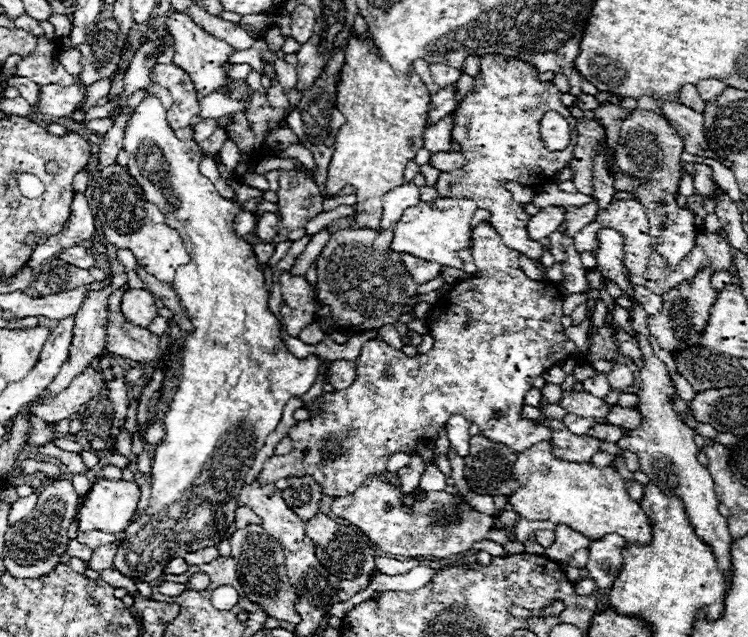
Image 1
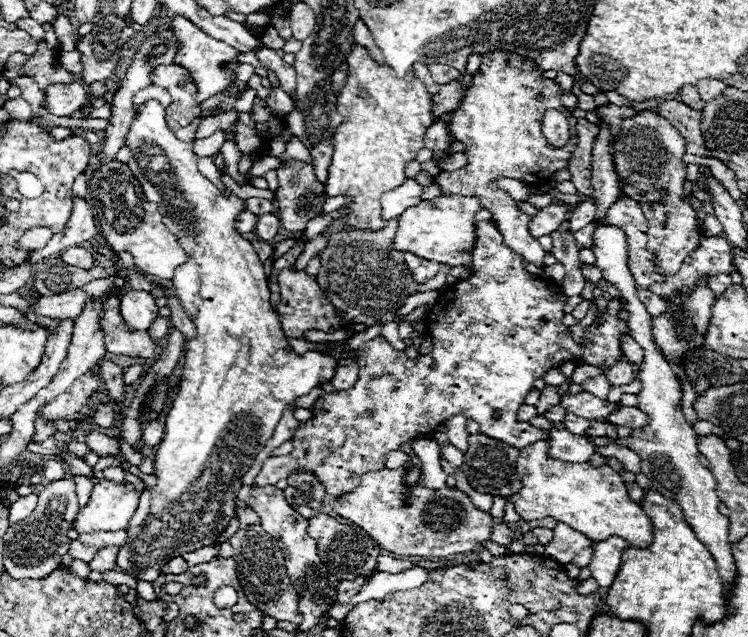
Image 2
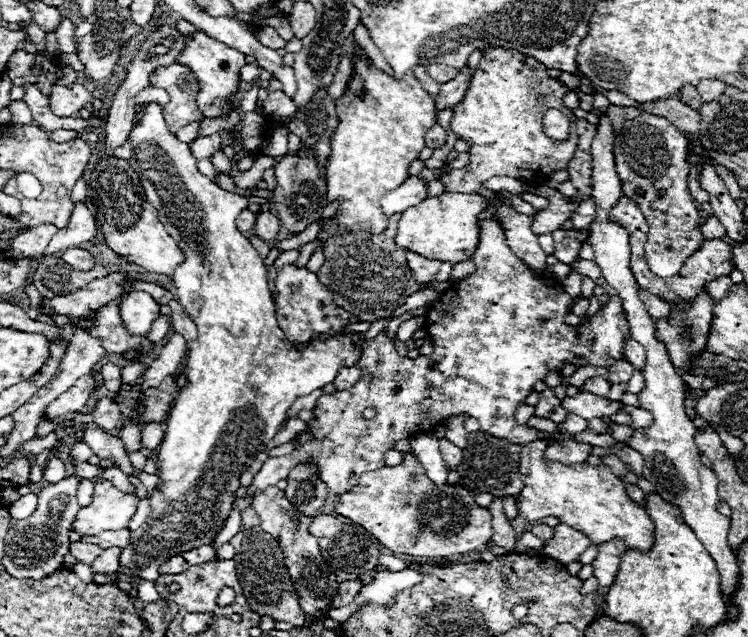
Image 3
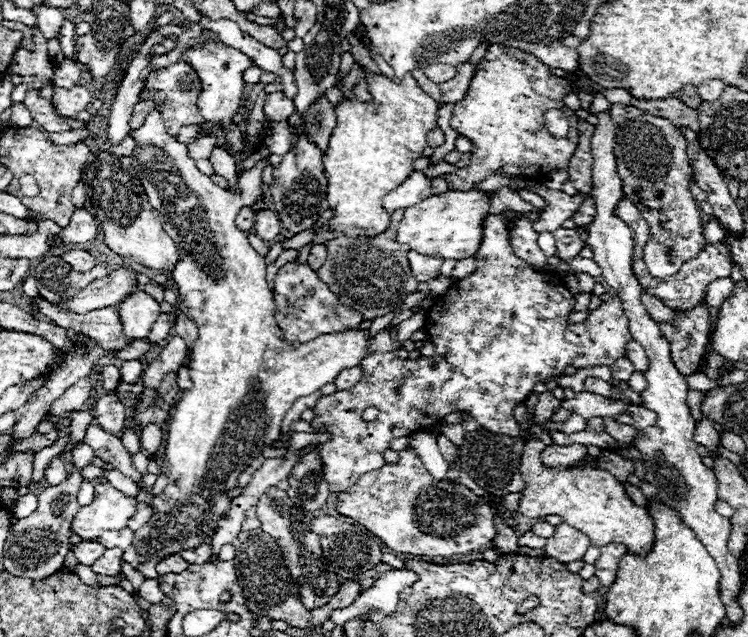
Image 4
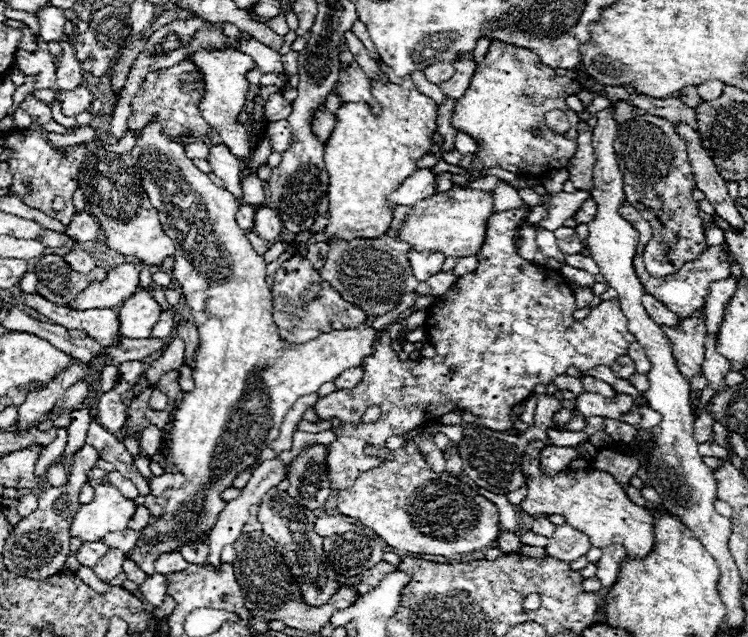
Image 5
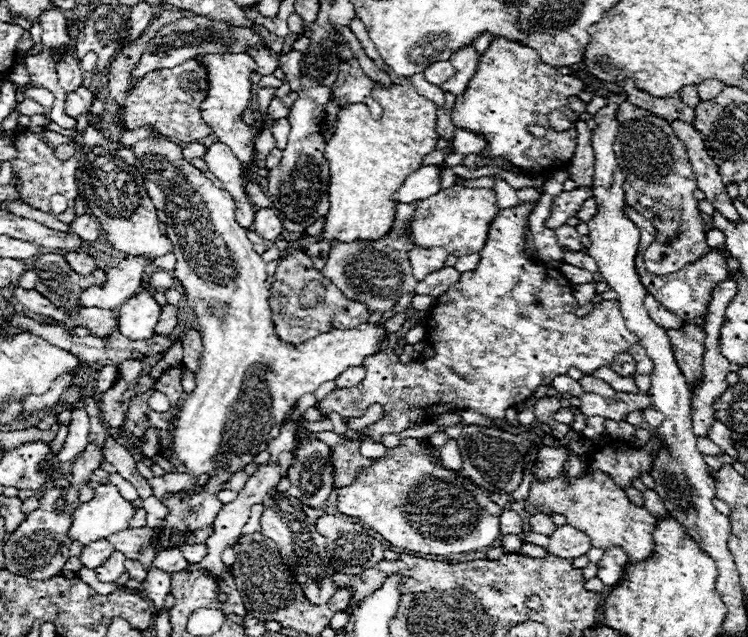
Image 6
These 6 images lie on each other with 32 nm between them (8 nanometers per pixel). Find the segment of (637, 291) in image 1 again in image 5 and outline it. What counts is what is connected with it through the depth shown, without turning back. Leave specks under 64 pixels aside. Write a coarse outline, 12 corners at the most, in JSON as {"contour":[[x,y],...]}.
{"contour":[[644,294],[642,304],[658,326],[676,326],[678,316]]}

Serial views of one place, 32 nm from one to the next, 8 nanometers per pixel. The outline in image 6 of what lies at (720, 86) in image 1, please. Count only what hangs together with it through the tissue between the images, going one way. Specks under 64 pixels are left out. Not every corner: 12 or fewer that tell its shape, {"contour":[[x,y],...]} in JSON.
{"contour":[[704,80],[696,86],[700,100],[712,100],[722,92],[718,80]]}

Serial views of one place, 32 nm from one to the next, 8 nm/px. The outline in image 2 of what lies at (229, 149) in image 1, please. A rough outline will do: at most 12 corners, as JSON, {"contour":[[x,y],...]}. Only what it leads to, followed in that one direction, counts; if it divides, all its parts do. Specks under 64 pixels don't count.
{"contour":[[226,141],[220,152],[226,162],[227,174],[237,184],[249,184],[258,174],[239,173],[239,149]]}

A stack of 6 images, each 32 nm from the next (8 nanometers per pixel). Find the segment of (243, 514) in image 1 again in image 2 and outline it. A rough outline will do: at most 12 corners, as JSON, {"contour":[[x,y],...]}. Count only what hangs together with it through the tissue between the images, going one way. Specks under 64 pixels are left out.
{"contour":[[240,508],[240,529],[260,524],[258,514],[250,508]]}

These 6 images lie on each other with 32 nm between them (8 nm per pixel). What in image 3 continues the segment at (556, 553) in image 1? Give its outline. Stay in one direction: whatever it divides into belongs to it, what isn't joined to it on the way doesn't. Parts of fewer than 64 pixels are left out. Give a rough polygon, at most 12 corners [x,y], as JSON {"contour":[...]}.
{"contour":[[566,524],[554,526],[544,554],[562,564],[574,562],[590,538]]}

